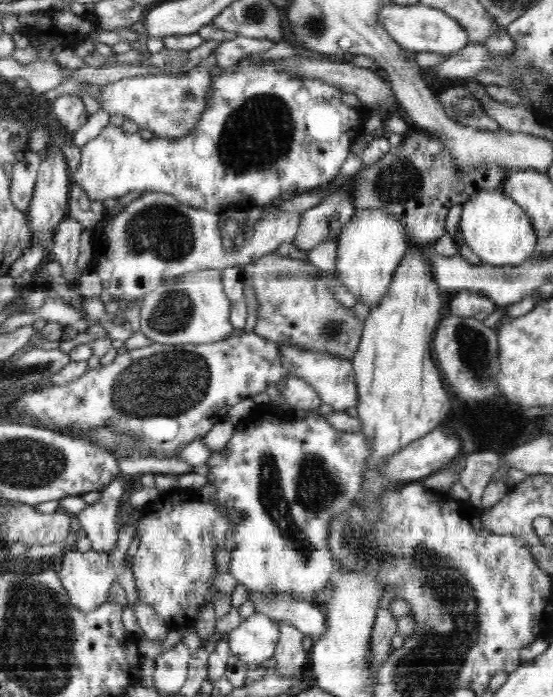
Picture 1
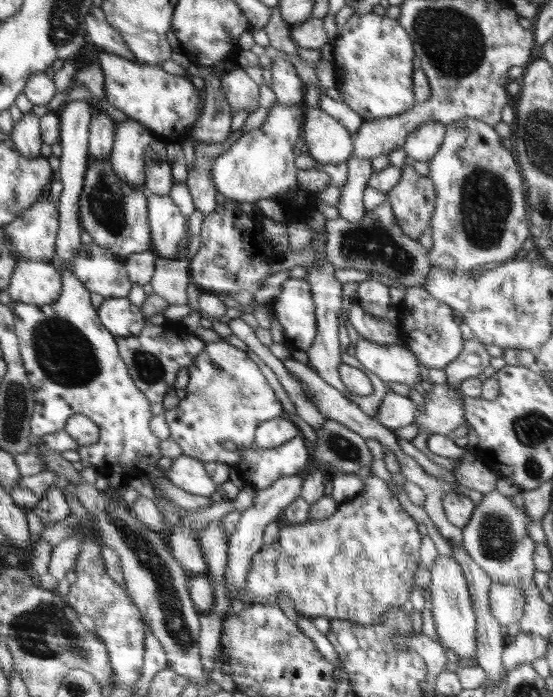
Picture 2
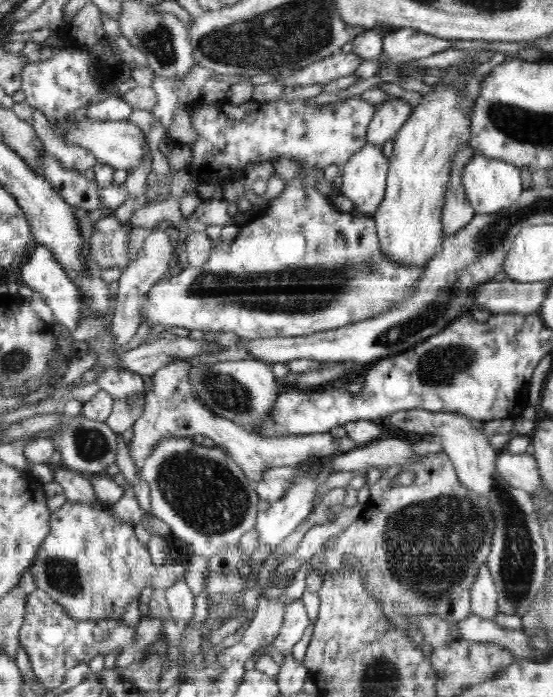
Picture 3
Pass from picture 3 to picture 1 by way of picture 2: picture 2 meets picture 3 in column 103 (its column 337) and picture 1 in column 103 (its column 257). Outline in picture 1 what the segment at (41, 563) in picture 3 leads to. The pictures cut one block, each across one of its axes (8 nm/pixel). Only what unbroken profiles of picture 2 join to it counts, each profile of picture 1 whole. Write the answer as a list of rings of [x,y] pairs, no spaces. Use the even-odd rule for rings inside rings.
[[[131,525],[122,526],[119,532],[119,539],[110,553],[98,553],[91,549],[87,552],[79,552],[76,548],[62,553],[62,566],[58,570],[58,577],[70,598],[70,603],[78,610],[88,613],[95,610],[98,606],[105,604],[111,597],[109,589],[113,583],[118,582],[119,575],[124,570],[125,555],[129,549],[130,543],[138,536],[137,529]]]

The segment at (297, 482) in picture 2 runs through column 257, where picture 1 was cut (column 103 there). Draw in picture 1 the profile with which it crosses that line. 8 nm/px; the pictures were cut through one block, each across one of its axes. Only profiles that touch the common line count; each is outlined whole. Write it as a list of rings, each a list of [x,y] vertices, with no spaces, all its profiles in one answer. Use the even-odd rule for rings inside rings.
[[[118,477],[104,490],[101,490],[101,498],[93,504],[88,504],[79,514],[81,528],[91,540],[91,548],[98,553],[110,553],[114,550],[119,539],[121,527],[116,521],[116,513],[125,500],[124,484],[126,480]]]

